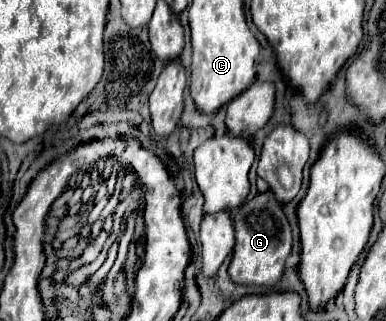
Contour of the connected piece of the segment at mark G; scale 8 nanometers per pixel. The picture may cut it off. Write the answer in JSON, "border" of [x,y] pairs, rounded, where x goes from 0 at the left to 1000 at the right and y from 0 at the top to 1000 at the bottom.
{"border":[[[702,595],[635,626],[609,682],[609,776],[593,826],[593,857],[624,888],[712,888],[738,838],[738,807],[754,788],[754,707],[728,632]]]}

